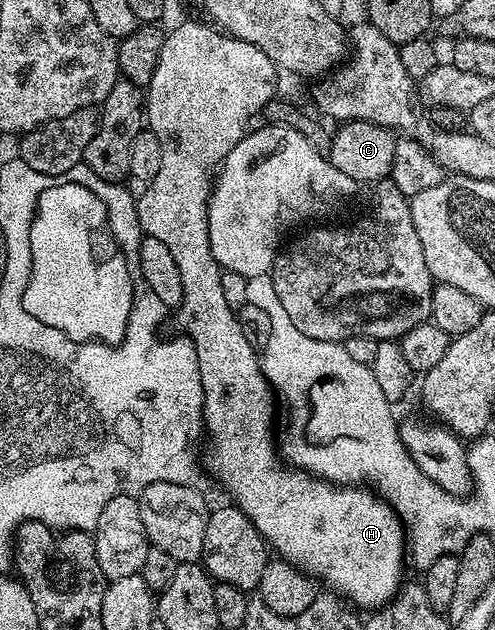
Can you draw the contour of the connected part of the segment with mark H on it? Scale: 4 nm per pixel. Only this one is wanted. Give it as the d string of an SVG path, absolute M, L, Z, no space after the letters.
M188 20L185 24L178 25L173 32L169 31L165 35L162 54L158 54L158 64L154 66L154 74L150 78L148 85L146 85L146 128L147 131L154 134L154 138L158 138L158 142L162 146L162 166L158 166L158 174L154 174L154 178L147 181L145 188L148 189L141 196L138 196L136 200L136 217L138 218L141 229L147 235L161 241L170 250L170 255L174 257L174 263L178 266L178 274L182 274L182 302L175 316L177 315L176 320L180 323L182 330L180 332L187 339L194 342L194 350L198 354L198 370L202 378L200 389L204 392L202 428L205 433L208 431L212 435L208 440L209 465L207 464L207 467L210 469L210 472L210 467L212 467L213 474L228 487L229 494L236 499L233 500L235 507L241 508L246 514L246 518L250 518L250 522L254 522L254 526L260 532L260 537L267 540L269 549L279 559L287 560L288 563L300 569L301 572L307 572L309 576L315 578L317 581L323 582L325 580L328 583L325 585L331 591L339 594L345 601L351 602L357 609L368 608L367 610L375 610L382 608L402 587L400 575L404 572L404 564L406 568L406 529L403 521L400 520L399 515L392 508L391 504L377 495L371 487L332 484L328 480L320 479L319 476L313 476L301 469L286 466L281 453L278 451L277 441L276 444L272 441L272 415L276 412L276 404L278 408L277 397L274 395L272 385L268 383L267 378L263 374L258 353L250 346L250 342L246 342L246 338L242 334L239 315L230 310L230 306L226 303L226 298L222 294L222 278L220 277L222 269L220 263L216 261L214 254L210 250L210 234L208 233L210 177L213 175L217 165L228 155L228 152L234 150L234 146L238 146L241 138L248 135L250 125L253 123L251 120L255 116L259 117L263 113L264 107L277 95L276 75L278 75L278 69L273 60L266 58L266 54L262 54L262 50L258 50L258 46L250 46L250 42L242 42L238 38L220 31L219 28L213 26L211 23L203 23L195 24L194 21Z

